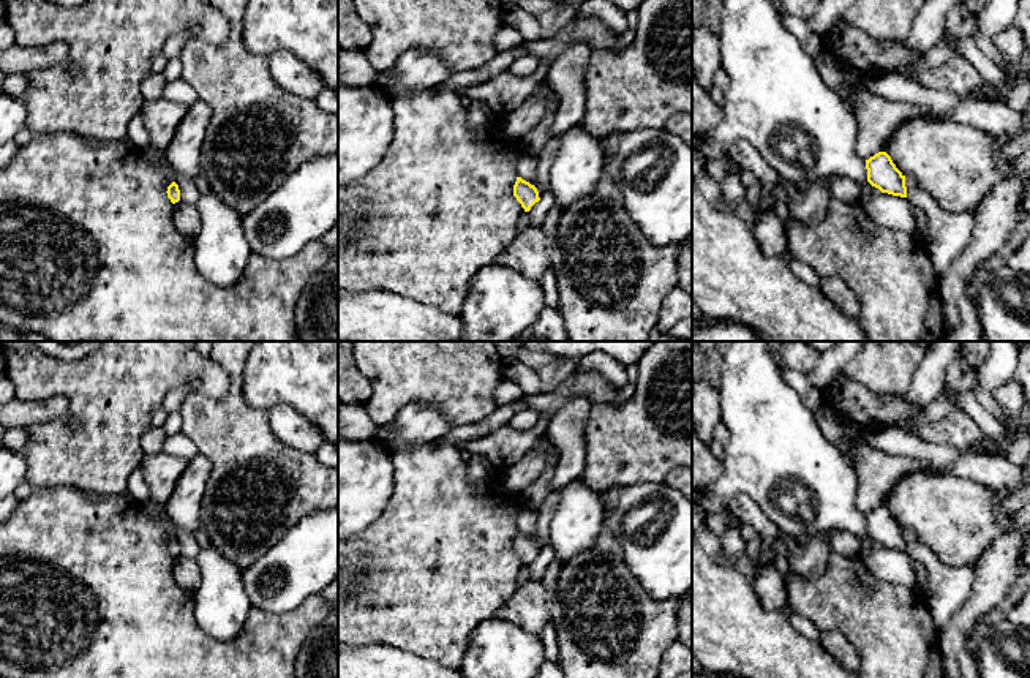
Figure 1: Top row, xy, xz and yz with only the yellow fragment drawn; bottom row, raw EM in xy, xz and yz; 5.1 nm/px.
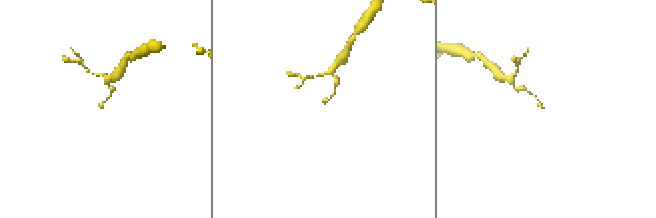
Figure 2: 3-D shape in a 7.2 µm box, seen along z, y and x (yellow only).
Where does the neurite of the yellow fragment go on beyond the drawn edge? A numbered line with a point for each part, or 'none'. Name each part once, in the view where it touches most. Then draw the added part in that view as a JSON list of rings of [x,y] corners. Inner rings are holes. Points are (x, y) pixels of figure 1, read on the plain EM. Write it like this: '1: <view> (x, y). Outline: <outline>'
none

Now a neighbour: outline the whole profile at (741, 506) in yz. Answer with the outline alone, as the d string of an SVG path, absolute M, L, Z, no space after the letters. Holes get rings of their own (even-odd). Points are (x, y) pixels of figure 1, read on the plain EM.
M738 493L730 501L727 509L733 514L741 523L747 523L755 528L758 536L763 541L760 552L760 566L774 566L777 553L774 545L780 536L779 528L766 517L761 507L747 495Z

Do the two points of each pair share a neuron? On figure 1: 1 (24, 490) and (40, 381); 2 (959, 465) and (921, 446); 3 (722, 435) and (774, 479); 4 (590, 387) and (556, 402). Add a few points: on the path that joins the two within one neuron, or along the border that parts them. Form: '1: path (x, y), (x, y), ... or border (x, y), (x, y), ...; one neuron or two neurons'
1: border (26, 481), (33, 489); two neurons
2: path (950, 460), (931, 454); one neuron
3: border (721, 421), (729, 433), (729, 440), (724, 444); two neurons
4: path (582, 387), (571, 387), (564, 394); one neuron

